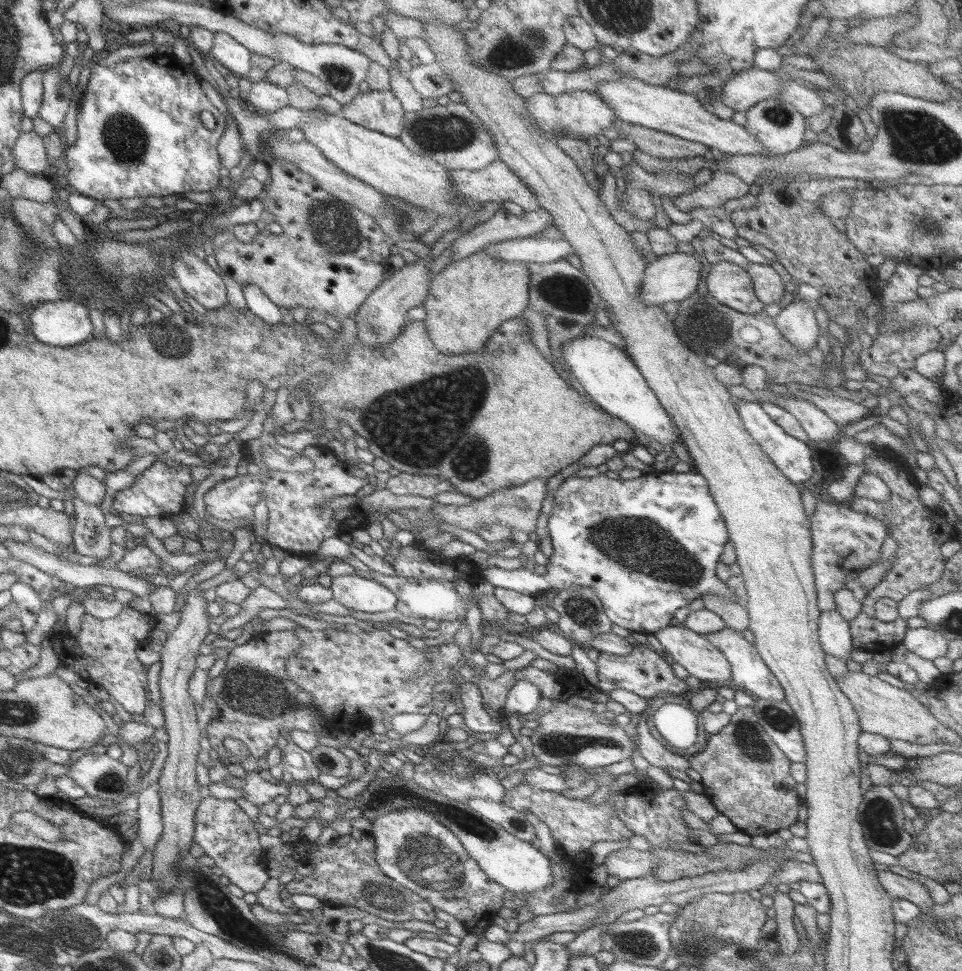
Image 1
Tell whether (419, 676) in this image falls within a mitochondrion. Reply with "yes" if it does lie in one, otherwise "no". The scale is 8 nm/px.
yes

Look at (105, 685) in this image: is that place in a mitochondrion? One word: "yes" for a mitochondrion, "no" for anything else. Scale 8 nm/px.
no

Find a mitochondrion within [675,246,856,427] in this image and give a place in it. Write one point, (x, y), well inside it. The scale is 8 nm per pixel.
(707, 328)

